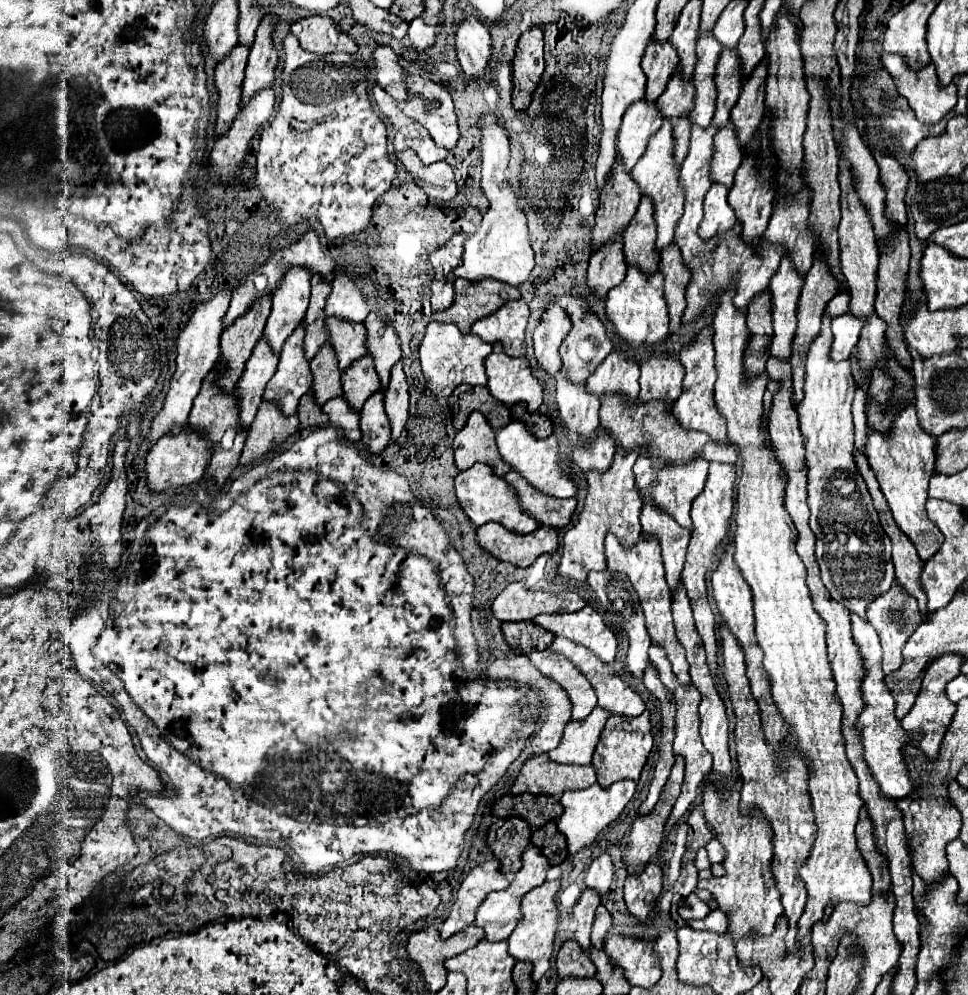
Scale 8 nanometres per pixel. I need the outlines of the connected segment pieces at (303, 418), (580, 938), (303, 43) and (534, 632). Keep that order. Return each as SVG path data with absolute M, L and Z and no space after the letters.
M308 391L300 403L298 403L298 419L300 419L300 429L310 429L314 425L326 425L328 417L322 413L322 409L314 403L312 391Z
M586 889L578 901L578 905L574 907L574 917L578 921L578 931L576 931L576 941L580 943L580 947L584 949L584 953L590 951L590 929L592 929L592 921L594 921L594 911L600 905L600 893L596 889Z
M306 17L300 19L296 23L292 23L292 35L298 37L300 47L304 51L316 53L316 55L326 55L336 51L336 47L332 47L330 39L328 39L328 29L334 25L334 21L330 17Z
M532 621L502 623L502 635L504 635L506 643L510 645L510 653L514 653L514 655L542 651L554 639L554 635L550 635L548 631L542 631L542 627L534 625Z

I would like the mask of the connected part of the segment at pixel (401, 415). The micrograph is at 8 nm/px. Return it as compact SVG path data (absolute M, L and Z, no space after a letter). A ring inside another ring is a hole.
M396 363L392 367L390 385L384 393L384 409L390 419L390 441L396 441L404 429L404 423L408 419L408 381L402 371L402 363Z

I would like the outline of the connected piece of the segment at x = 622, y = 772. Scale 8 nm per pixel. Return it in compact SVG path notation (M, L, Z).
M644 711L642 715L638 715L634 719L626 719L620 715L608 717L604 731L600 735L600 741L596 745L594 757L592 757L592 765L598 775L598 785L604 789L604 787L610 787L612 783L624 781L624 779L638 781L650 749L652 749L652 727L650 727L648 711Z

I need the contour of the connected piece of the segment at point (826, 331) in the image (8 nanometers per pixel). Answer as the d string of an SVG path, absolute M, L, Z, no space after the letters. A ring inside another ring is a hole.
M822 317L822 329L820 329L820 335L818 339L814 339L814 343L810 345L810 351L808 351L808 359L806 359L806 383L804 383L804 391L806 391L806 399L802 401L802 407L798 407L798 417L800 417L800 431L804 435L804 449L806 449L806 469L808 469L808 507L812 511L810 515L810 529L814 531L816 535L816 561L820 565L820 577L822 577L822 583L824 587L830 591L832 599L836 603L842 603L850 613L856 613L864 619L866 615L866 607L878 599L880 595L884 595L892 583L894 583L894 563L892 563L892 557L890 557L890 537L882 531L880 523L878 523L878 513L872 505L872 497L866 489L866 483L864 479L858 475L856 471L856 465L854 465L854 457L852 457L852 449L854 449L854 425L852 425L852 413L850 413L850 407L852 407L852 399L854 399L854 393L856 393L856 383L854 383L854 377L852 377L852 371L850 371L850 361L842 361L842 363L830 363L828 359L828 349L830 349L830 339L832 339L832 331L830 331L830 319Z

